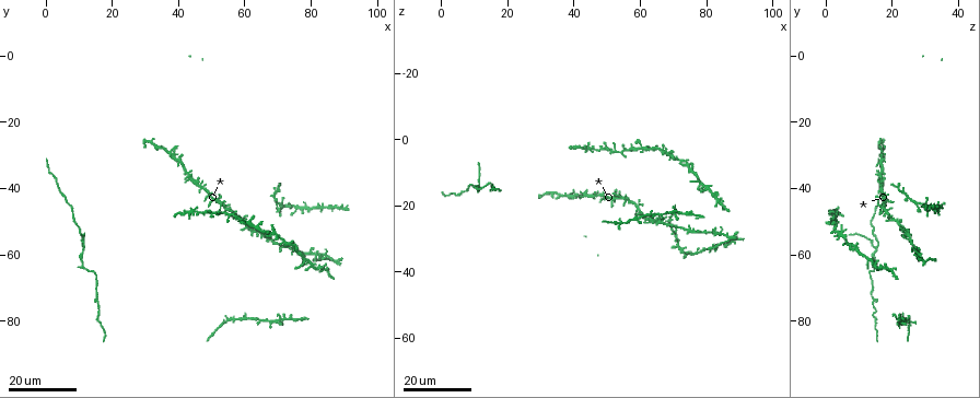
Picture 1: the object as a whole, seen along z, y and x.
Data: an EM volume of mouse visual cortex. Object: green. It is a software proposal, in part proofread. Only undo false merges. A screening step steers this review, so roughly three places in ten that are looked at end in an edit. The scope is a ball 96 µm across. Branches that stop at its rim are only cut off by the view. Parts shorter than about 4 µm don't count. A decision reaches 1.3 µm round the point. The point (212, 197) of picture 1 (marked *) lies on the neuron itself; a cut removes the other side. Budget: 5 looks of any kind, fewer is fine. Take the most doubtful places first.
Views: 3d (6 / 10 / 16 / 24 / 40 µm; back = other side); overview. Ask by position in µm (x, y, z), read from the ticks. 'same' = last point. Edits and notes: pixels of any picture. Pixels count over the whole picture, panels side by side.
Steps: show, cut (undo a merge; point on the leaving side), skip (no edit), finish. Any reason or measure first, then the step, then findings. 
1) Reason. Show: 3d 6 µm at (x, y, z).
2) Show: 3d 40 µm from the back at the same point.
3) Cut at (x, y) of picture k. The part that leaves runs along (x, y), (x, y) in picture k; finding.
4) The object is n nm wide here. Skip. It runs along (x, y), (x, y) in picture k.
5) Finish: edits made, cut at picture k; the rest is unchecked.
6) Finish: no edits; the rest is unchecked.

Three arms meet. Show: 3d 16 µm at (11.5, 58.5, 14.5).

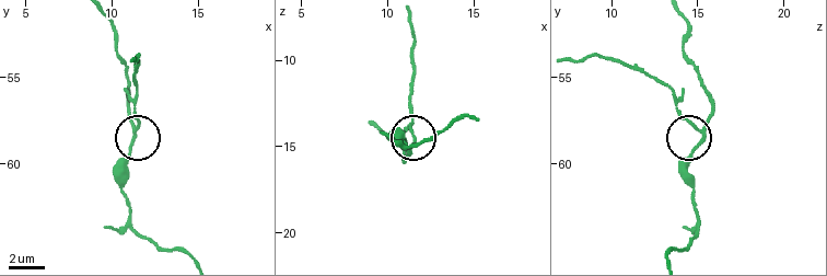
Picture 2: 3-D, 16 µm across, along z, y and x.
Show: 3d 10 µm at (11.5, 58.2, 15.3).

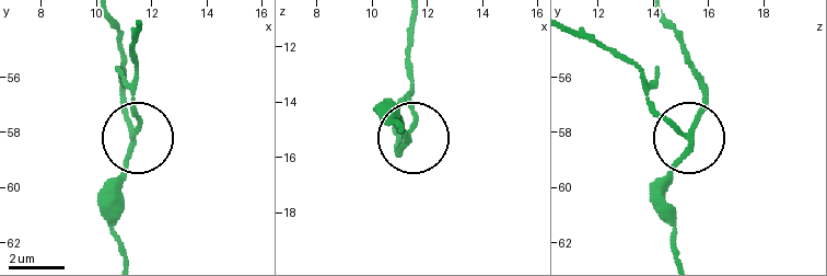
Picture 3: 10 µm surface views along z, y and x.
The side arm is 11 µm long. Cut at (132, 105) of picture 3. The part that leaves runs along (135, 133), (135, 30) in picture 3; a second neuron is stuck on.

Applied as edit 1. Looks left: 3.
Redraw. Show: overview.

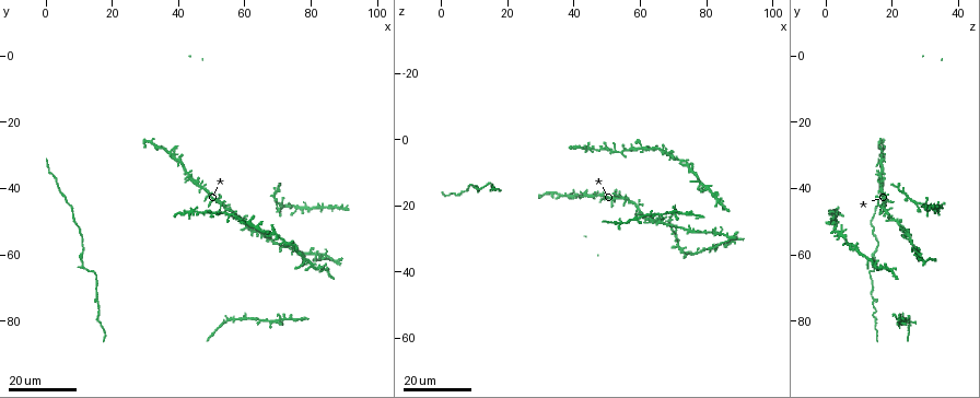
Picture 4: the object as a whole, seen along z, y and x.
Two arms in line, one across. Show: 3d 16 µm at (70.0, 45.0, 27.0).

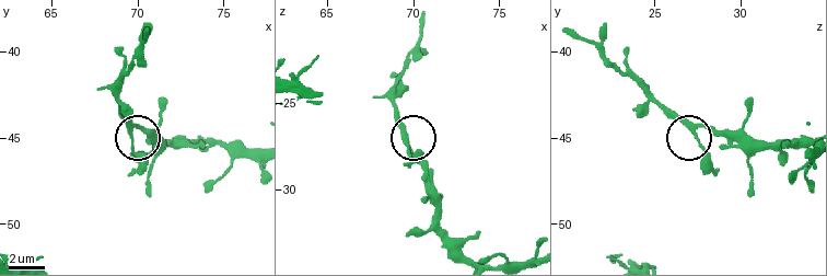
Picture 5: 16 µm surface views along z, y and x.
Show: 3d 6 µm at (69.7, 44.3, 27.3).

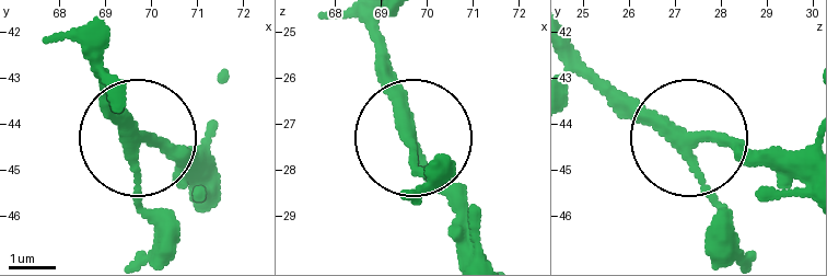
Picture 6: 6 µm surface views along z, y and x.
The object is 260 nm wide here. Skip. One neuron here.

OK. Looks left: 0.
Finish: edits made, cut at picture 3; the rest is unchecked.

